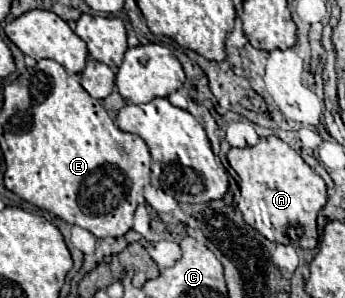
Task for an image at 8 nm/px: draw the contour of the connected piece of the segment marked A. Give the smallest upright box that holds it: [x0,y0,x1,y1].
[228,136,326,248]

